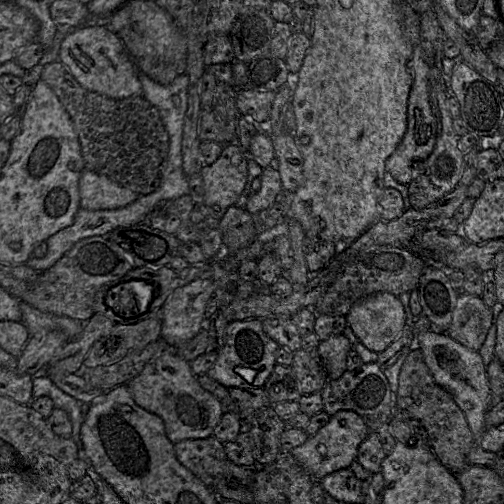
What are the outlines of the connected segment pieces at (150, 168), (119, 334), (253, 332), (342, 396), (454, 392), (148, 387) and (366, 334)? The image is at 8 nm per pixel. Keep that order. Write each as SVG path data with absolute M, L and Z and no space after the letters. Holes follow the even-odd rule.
M56 60L46 64L41 79L54 91L70 115L81 146L85 169L146 195L159 186L162 163L167 158L169 136L157 109L142 95L114 99L87 90Z
M161 308L148 313L148 317L135 324L115 323L107 336L97 340L90 348L83 368L112 364L131 351L144 348L160 339Z
M251 319L229 322L225 330L224 345L217 351L217 359L206 375L227 389L263 387L276 364L275 353L278 347L280 346L263 332L261 320ZM235 367L256 370L257 375L253 382L248 383L241 378L235 373Z
M363 363L353 371L345 371L343 375L336 380L329 380L320 391L323 401L323 411L330 417L340 410L352 410L360 415L368 427L369 431L377 431L378 428L387 424L395 411L396 396L392 393L386 377L376 363Z
M443 332L417 333L415 343L422 351L424 361L435 381L452 395L465 414L473 436L478 442L486 430L485 414L490 405L489 381L479 351L467 348Z
M165 346L157 357L150 360L142 371L126 384L133 401L139 407L163 420L165 434L173 444L186 439L204 439L212 436L224 414L221 402L200 386L189 363L180 358L172 347Z
M388 292L373 293L357 300L352 304L345 317L347 326L352 329L358 342L377 354L395 341L406 325L402 302L398 296Z

